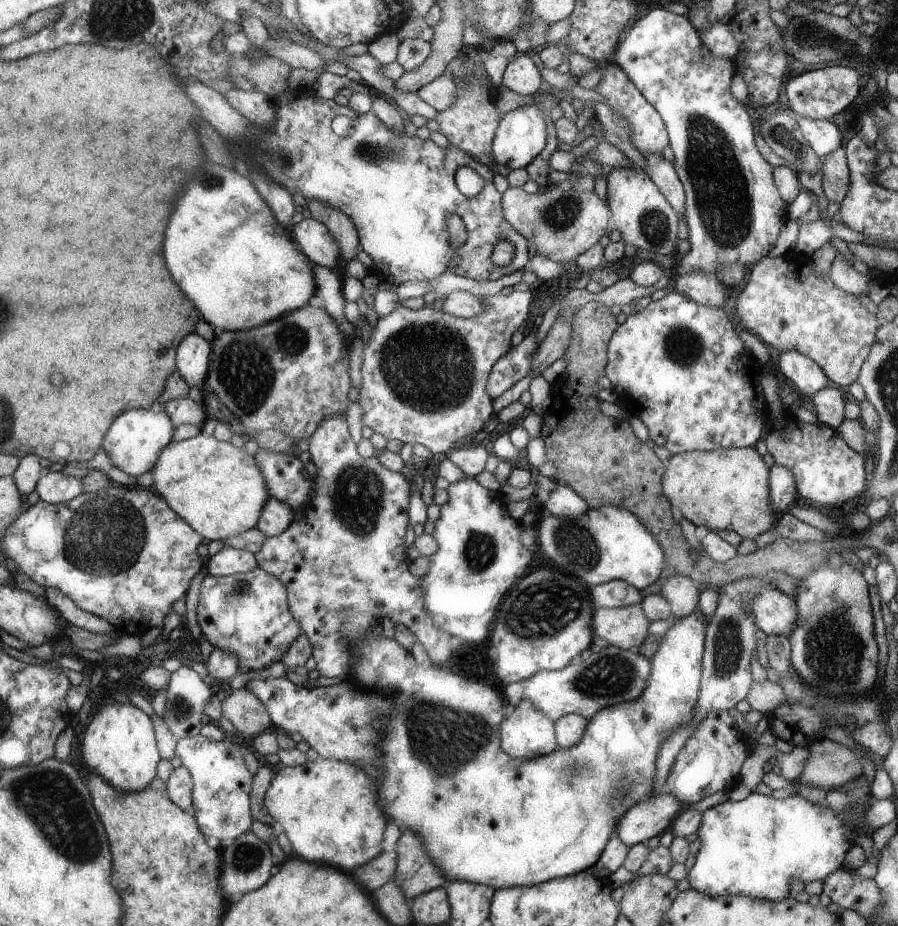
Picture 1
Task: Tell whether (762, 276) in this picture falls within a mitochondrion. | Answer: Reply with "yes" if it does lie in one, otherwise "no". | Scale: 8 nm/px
no

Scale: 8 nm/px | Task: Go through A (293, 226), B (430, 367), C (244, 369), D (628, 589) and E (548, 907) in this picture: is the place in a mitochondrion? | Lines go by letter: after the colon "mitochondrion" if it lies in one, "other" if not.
A: other
B: mitochondrion
C: mitochondrion
D: other
E: other

